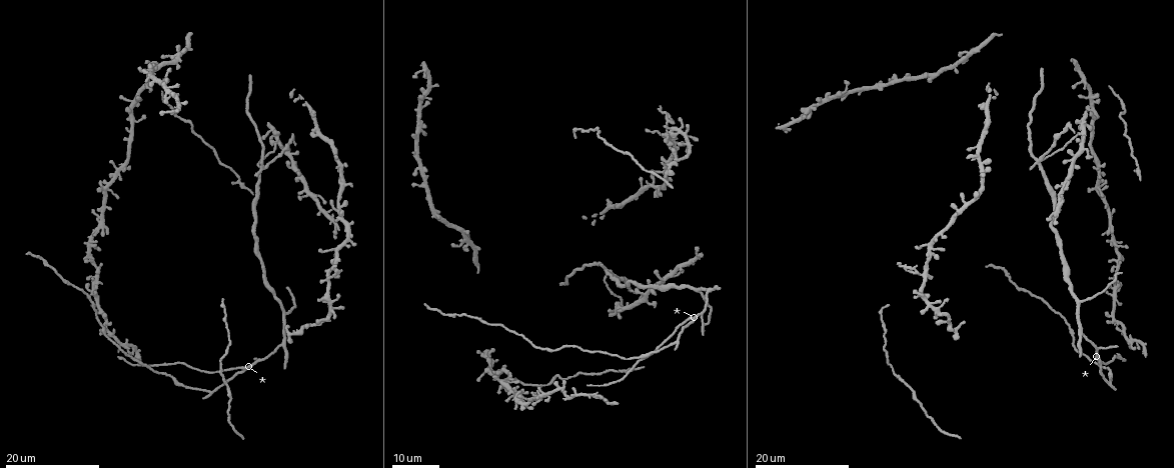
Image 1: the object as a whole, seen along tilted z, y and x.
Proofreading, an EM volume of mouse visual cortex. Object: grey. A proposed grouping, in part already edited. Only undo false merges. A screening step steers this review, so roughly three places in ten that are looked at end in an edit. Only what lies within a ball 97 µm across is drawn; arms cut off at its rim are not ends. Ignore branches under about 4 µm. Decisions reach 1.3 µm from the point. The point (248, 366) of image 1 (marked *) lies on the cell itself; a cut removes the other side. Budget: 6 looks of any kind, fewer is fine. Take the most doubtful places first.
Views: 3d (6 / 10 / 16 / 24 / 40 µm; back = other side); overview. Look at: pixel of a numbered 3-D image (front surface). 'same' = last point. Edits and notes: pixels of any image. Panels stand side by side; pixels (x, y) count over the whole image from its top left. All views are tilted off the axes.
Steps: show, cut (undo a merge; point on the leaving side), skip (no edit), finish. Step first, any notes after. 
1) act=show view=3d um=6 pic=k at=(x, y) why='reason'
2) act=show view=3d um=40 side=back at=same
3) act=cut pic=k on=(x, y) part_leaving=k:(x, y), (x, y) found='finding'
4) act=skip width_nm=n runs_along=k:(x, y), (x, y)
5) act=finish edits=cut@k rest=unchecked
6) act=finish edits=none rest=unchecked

act=show view=3d um=16 pic=1 at=(1091, 97) why='thin arm on a thick one'

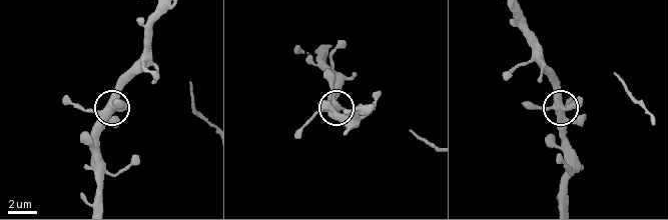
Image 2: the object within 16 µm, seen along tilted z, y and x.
act=show view=3d um=6 pic=2 at=(565, 108) why='closer look'

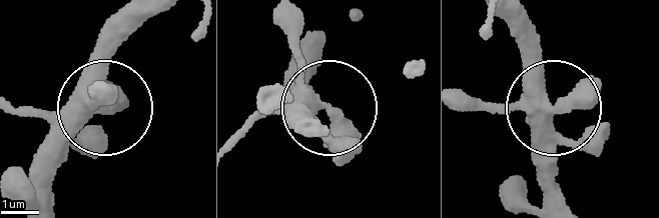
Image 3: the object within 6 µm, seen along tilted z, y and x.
act=skip arms=4 found='all the same cell'

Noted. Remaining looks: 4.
act=show view=3d um=24 pic=1 at=(927, 247) why='four arms meet'

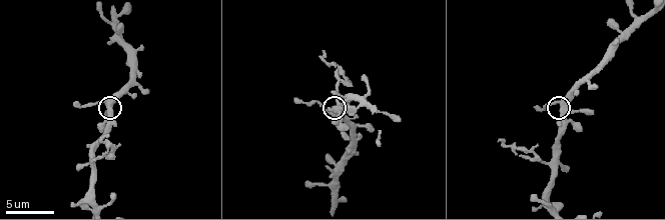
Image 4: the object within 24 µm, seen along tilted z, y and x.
act=show view=3d um=10 pic=4 at=(110, 111)

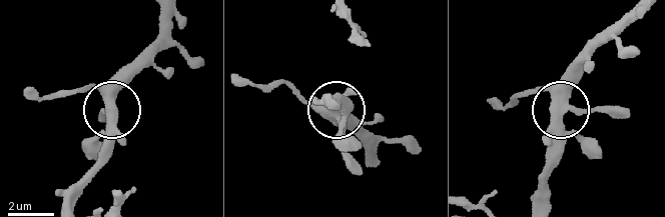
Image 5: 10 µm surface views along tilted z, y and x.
act=skip side_arm_um=5 runs_along=5:(371, 162), (338, 113), (313, 107), (292, 88) found='one cell here'

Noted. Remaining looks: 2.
act=show view=3d um=16 pic=4 at=(340, 104) why='three arms meet'

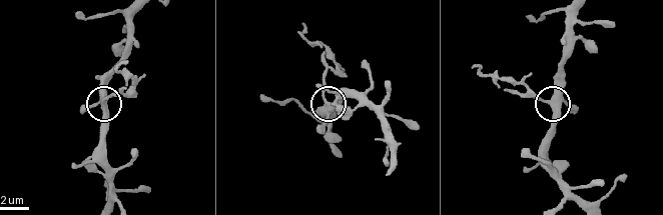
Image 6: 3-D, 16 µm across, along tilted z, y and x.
act=show view=3d um=6 pic=6 at=(549, 103)

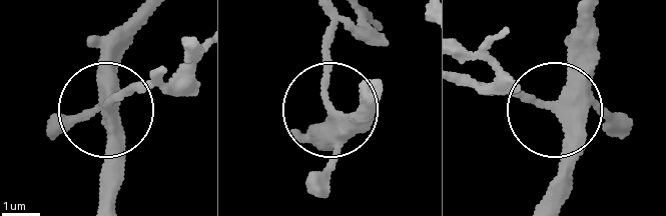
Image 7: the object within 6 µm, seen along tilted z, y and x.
act=cut pic=7 on=(127, 89) side_arm_um=7 part_leaving=7:(104, 109), (157, 80) found='a second cell is stuck on'

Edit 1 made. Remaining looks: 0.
act=finish edits=cut@7 rest=unchecked

